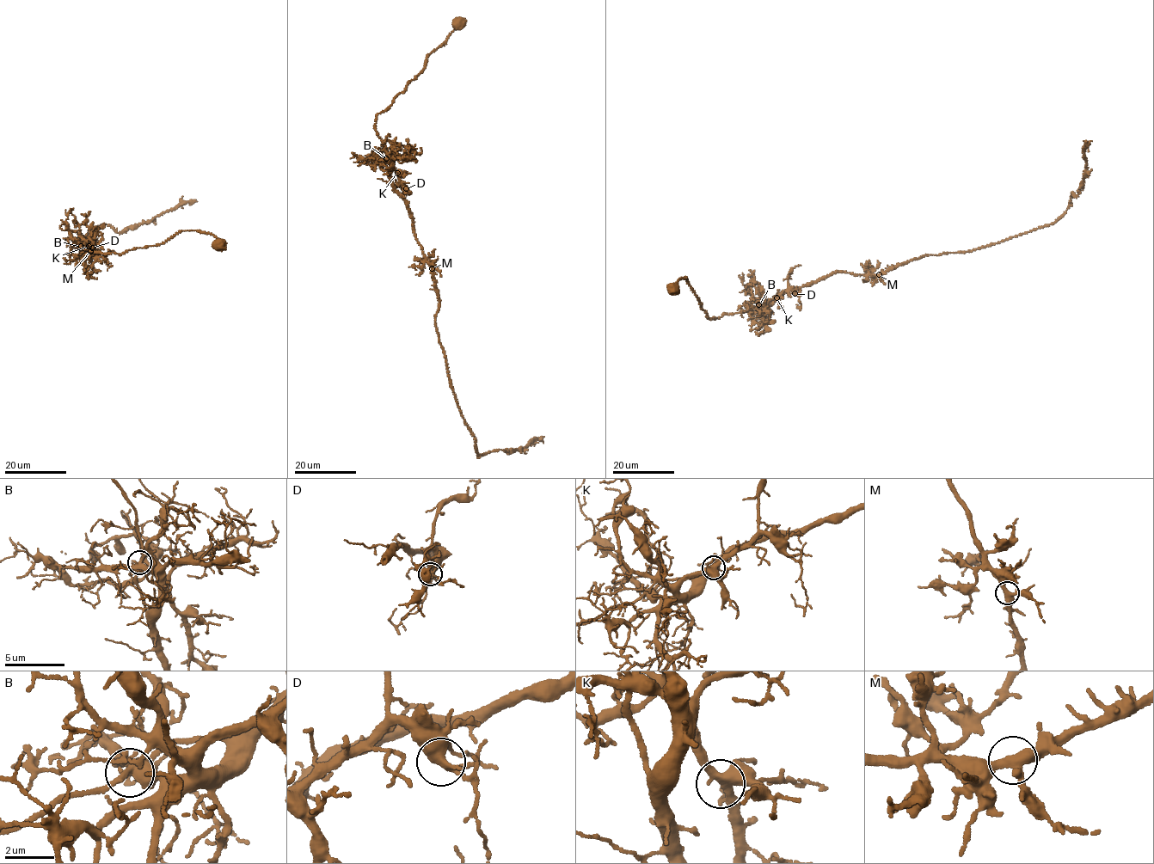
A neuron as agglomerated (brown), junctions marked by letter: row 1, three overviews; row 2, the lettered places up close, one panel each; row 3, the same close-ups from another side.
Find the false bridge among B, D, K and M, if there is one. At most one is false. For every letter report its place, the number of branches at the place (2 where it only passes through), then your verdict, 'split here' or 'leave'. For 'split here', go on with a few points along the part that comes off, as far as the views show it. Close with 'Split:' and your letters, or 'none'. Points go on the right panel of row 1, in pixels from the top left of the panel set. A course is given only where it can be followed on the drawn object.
B: (758, 304) | 4 | leave
D: (794, 293) | 4 | leave
K: (776, 297) | 4 | leave
M: (879, 274) | 4 | leave
Split: none

